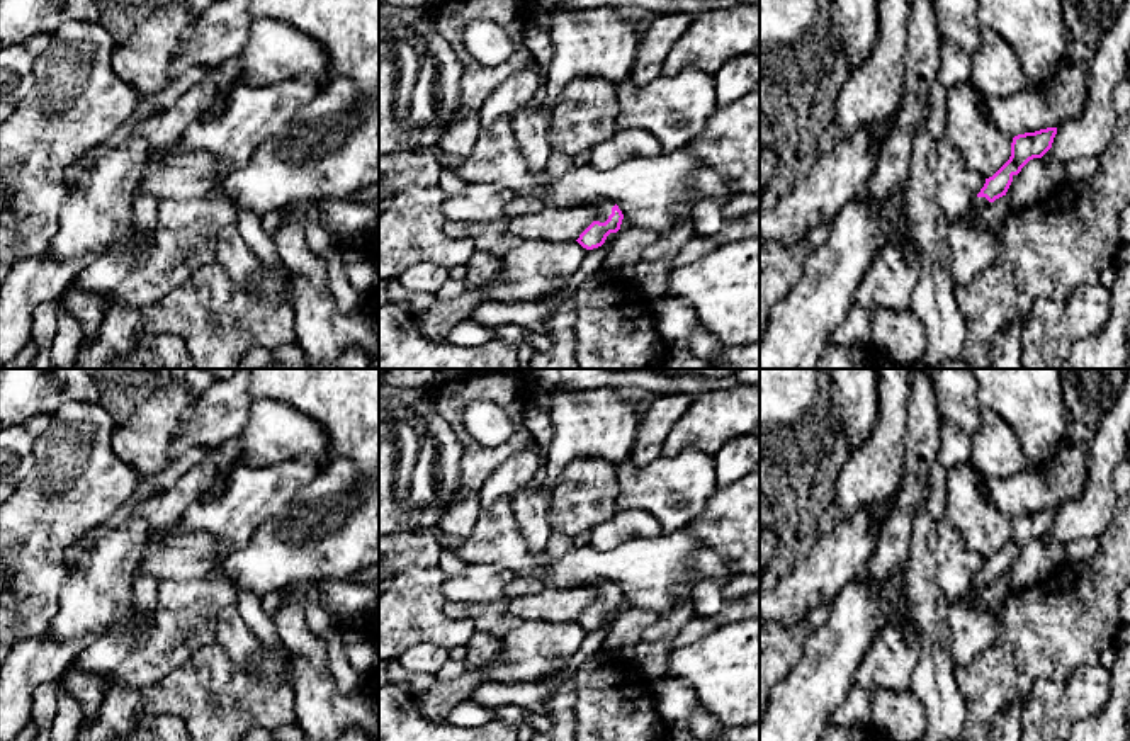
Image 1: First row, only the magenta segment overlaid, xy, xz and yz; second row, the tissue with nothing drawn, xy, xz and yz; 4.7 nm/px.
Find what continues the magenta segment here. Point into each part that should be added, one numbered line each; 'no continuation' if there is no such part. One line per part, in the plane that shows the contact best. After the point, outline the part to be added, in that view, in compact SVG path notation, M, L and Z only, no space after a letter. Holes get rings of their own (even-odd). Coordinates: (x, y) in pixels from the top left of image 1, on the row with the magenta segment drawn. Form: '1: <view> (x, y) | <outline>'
1: xz (604, 206) | M595 199L590 204L598 209L596 221L600 221L600 223L605 223L608 219L608 216L612 214L612 207L615 206L608 199Z

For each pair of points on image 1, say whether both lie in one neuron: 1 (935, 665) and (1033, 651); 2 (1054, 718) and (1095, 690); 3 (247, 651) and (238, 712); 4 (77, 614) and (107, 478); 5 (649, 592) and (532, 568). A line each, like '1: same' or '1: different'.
1: different
2: same
3: different
4: different
5: same

